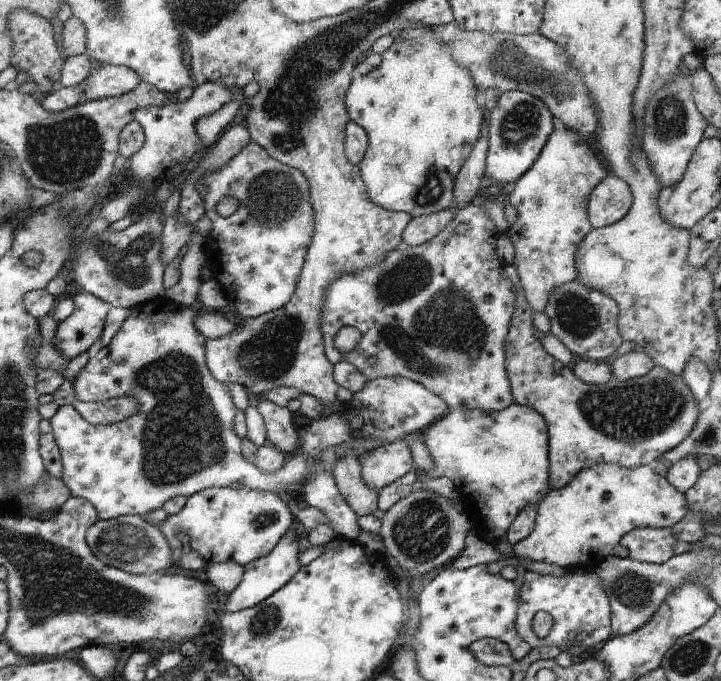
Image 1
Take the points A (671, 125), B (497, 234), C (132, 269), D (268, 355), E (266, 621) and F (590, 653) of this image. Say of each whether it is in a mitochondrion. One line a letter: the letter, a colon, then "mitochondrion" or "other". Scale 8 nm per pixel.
A: mitochondrion
B: other
C: mitochondrion
D: mitochondrion
E: mitochondrion
F: other

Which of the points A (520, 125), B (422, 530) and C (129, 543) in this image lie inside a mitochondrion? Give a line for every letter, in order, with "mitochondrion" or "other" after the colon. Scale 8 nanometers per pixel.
A: mitochondrion
B: mitochondrion
C: mitochondrion

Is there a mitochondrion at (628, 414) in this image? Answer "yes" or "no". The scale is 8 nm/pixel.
yes

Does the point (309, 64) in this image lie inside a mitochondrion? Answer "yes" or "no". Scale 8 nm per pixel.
yes

